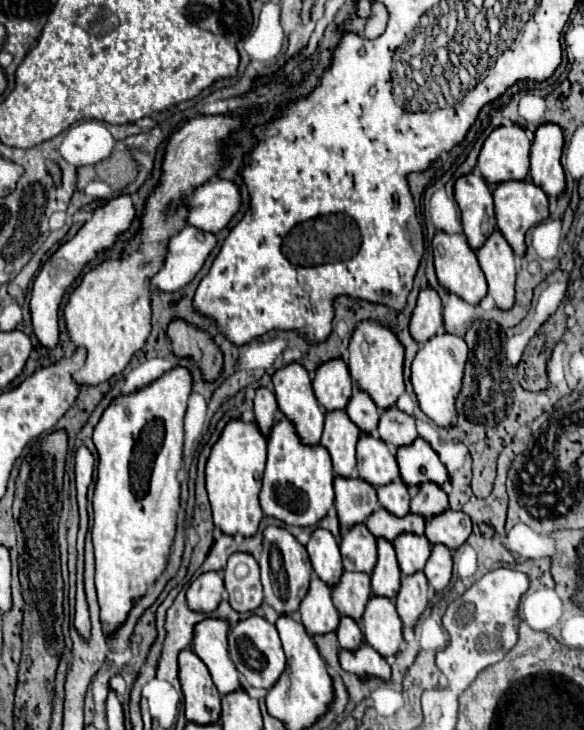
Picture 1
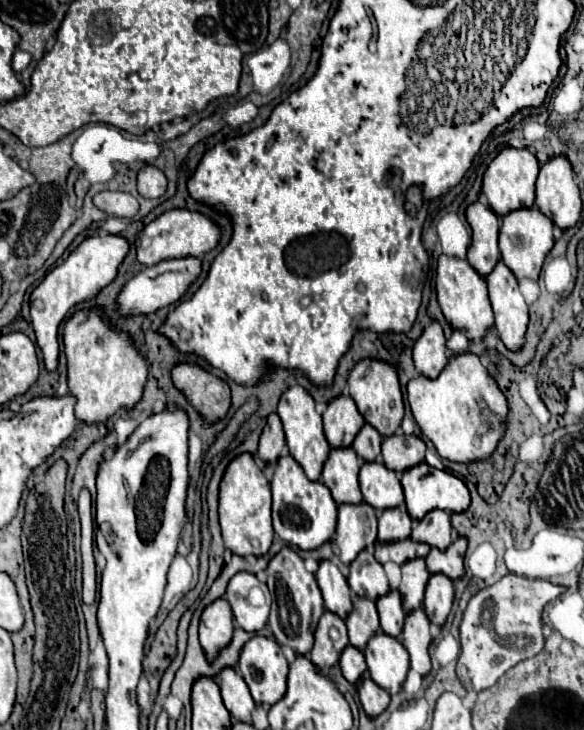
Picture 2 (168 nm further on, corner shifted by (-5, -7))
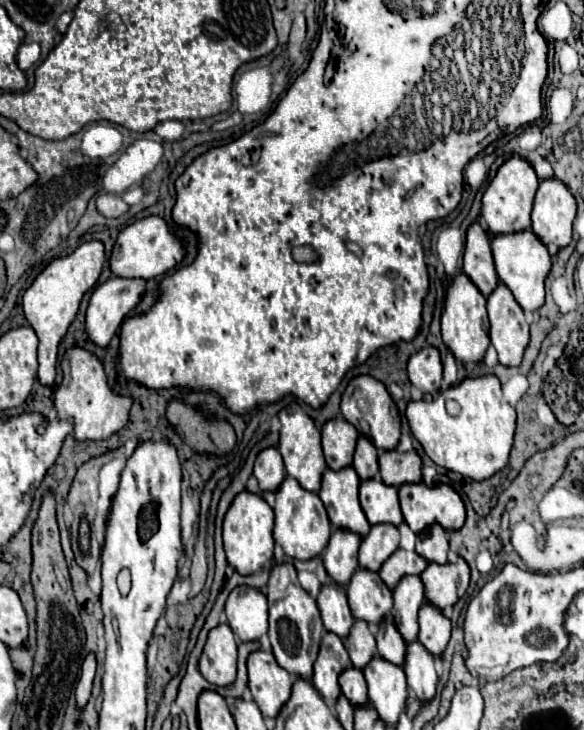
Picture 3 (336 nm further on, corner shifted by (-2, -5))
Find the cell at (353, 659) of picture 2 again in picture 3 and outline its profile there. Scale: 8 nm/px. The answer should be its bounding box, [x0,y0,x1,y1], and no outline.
[340,667,368,705]

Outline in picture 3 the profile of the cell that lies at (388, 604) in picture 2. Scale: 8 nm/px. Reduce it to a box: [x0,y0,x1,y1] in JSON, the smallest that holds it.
[376,617,404,665]

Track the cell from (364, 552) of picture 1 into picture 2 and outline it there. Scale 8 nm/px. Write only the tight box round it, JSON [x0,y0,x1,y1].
[349,549,391,601]

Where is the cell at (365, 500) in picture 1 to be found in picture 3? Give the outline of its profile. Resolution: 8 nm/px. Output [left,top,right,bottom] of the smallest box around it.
[324,527,362,585]

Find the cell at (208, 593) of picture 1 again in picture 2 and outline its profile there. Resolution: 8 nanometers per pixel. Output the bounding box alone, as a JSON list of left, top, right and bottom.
[199,599,233,663]

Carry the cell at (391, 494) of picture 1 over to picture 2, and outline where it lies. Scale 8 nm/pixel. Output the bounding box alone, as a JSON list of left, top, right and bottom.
[377,507,411,543]

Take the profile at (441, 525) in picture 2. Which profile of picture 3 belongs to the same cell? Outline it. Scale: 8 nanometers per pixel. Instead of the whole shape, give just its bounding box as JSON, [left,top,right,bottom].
[416,525,450,563]

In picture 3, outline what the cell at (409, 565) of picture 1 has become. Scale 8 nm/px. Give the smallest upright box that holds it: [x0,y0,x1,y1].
[394,575,424,641]

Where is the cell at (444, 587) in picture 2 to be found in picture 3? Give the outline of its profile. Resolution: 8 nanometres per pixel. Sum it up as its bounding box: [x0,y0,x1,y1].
[418,601,450,655]

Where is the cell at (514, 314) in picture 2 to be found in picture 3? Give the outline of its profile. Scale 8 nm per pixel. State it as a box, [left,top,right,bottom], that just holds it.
[488,281,530,367]

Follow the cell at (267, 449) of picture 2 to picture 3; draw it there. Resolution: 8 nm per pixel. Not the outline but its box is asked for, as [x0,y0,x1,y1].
[254,447,284,491]

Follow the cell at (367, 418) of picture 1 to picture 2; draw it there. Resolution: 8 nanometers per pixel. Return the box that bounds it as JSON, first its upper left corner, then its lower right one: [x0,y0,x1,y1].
[353,425,383,463]

